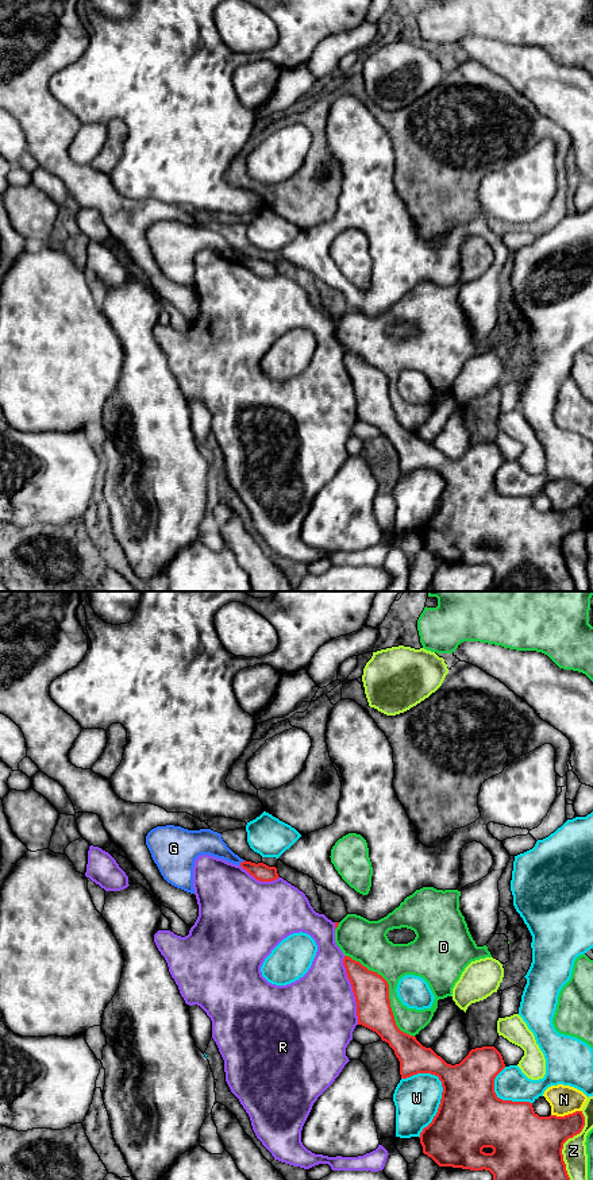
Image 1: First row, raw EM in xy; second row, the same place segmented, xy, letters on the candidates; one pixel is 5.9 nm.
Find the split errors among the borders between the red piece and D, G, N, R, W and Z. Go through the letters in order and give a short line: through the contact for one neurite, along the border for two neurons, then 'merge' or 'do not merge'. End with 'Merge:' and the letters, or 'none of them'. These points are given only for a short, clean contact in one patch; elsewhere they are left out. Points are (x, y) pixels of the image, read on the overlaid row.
D: do not merge
G: line xy (245, 860), (239, 864); do not merge
N: do not merge
R: do not merge
W: do not merge
Z: do not merge
Merge: none of them

